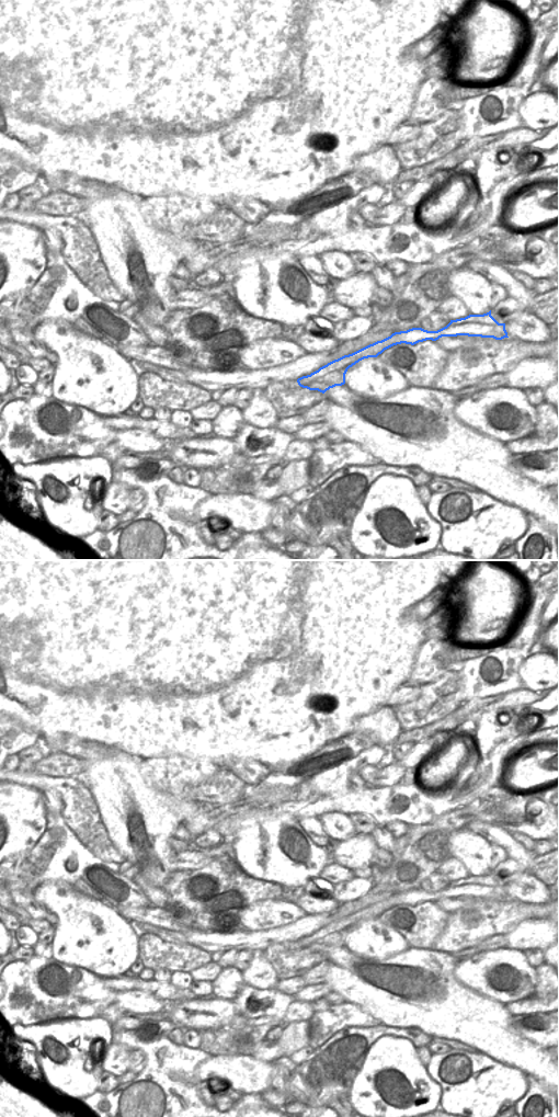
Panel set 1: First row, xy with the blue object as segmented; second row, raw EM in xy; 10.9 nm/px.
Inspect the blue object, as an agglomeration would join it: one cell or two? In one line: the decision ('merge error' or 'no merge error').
merge error

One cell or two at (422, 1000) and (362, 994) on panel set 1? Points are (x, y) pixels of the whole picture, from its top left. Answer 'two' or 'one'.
one

